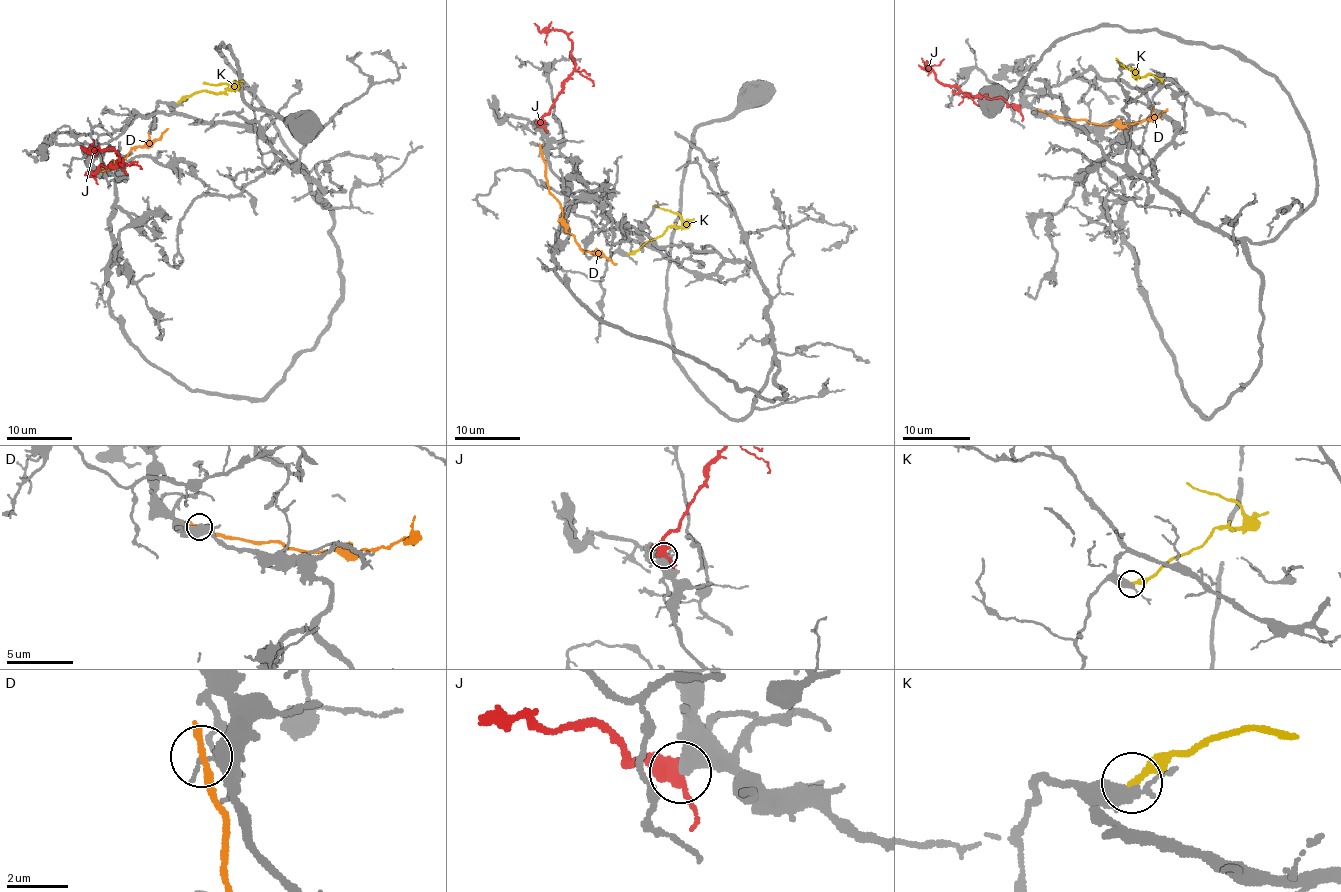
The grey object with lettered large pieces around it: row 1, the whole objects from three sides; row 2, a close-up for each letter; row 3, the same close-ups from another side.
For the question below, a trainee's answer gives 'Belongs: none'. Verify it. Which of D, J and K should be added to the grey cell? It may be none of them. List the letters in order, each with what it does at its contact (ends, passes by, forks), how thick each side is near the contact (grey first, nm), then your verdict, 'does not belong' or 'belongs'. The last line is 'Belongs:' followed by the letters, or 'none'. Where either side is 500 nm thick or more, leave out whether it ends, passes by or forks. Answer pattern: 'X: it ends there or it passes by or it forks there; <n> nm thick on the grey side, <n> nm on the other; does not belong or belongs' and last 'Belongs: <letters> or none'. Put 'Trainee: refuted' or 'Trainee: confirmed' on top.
Trainee: confirmed
D: it ends there; 400 nm thick on the grey side, 280 nm on the other; does not belong
J: 550 nm thick on the grey side, 480 nm on the other; does not belong
K: it ends there; 440 nm thick on the grey side, 240 nm on the other; does not belong
Belongs: none

